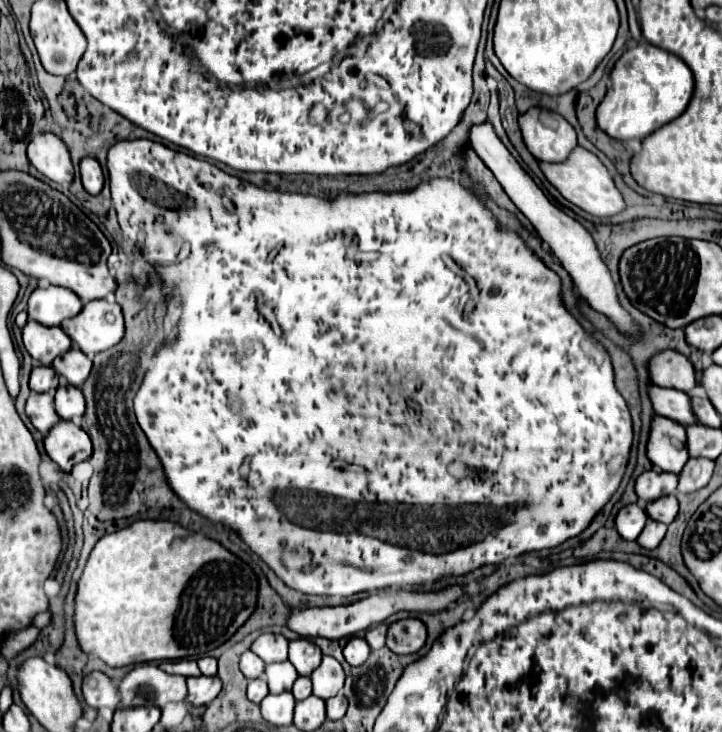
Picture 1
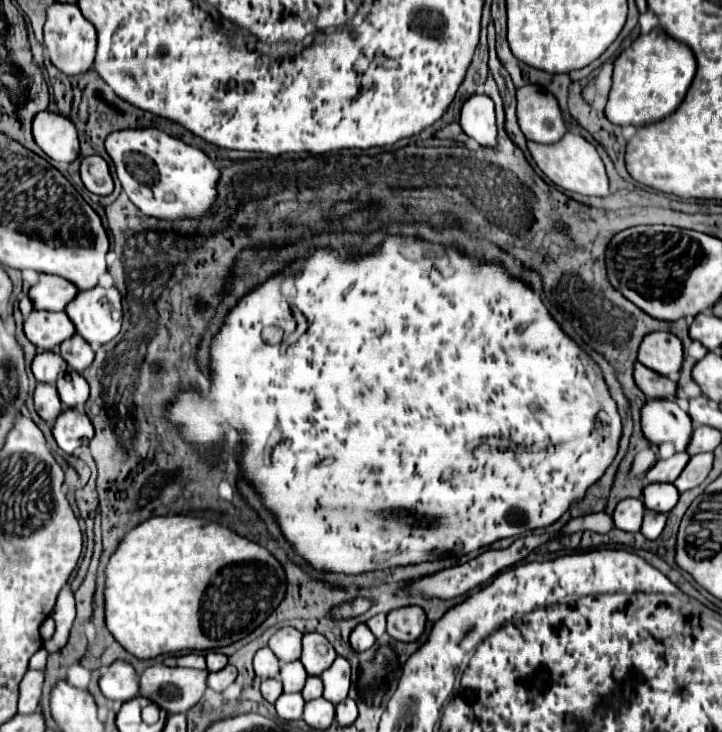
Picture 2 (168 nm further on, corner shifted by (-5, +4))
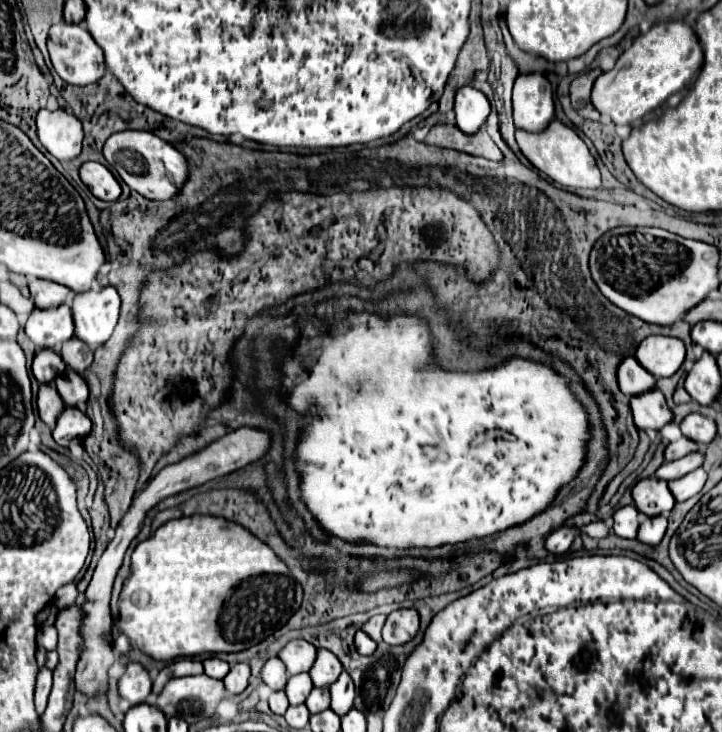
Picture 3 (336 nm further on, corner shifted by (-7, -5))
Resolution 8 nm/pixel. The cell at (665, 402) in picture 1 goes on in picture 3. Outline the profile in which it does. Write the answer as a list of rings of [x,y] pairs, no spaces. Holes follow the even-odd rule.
[[[625,358],[619,364],[617,380],[619,380],[621,392],[629,398],[645,394],[657,386],[657,380],[651,378],[651,374],[647,374],[647,370],[643,370],[643,366],[635,362],[635,358]]]

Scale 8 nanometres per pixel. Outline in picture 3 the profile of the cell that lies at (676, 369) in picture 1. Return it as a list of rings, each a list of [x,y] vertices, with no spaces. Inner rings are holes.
[[[647,336],[639,344],[635,358],[655,378],[667,378],[681,368],[685,360],[685,346],[679,338]]]

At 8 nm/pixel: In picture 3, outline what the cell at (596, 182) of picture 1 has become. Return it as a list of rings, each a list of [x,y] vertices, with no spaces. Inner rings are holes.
[[[553,120],[551,126],[543,134],[529,134],[517,130],[517,144],[523,156],[543,174],[547,174],[557,186],[565,190],[581,190],[581,188],[601,188],[601,172],[587,144],[575,134],[575,130],[567,128],[559,120]]]

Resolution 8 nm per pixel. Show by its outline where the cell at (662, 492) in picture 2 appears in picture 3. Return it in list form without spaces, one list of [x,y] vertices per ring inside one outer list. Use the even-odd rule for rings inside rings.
[[[657,478],[637,482],[633,488],[633,500],[637,510],[647,516],[659,516],[659,514],[667,516],[675,506],[675,498],[669,492],[667,482]]]

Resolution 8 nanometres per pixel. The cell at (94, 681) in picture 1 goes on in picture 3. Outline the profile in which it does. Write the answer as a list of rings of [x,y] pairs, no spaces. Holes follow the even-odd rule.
[[[131,662],[131,664],[127,664],[127,670],[121,676],[117,690],[119,690],[121,698],[131,702],[131,706],[143,704],[151,694],[151,678],[141,664]]]

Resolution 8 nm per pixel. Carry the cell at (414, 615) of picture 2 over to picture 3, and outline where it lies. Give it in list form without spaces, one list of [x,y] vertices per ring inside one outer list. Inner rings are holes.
[[[395,610],[387,616],[383,626],[383,640],[387,644],[407,644],[419,632],[419,614],[417,610]]]

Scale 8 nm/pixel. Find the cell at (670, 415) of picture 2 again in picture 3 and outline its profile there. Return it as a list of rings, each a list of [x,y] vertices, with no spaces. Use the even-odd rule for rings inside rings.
[[[657,388],[649,394],[631,398],[631,410],[635,426],[639,430],[661,430],[663,426],[673,422],[673,412],[667,408],[665,398]]]

